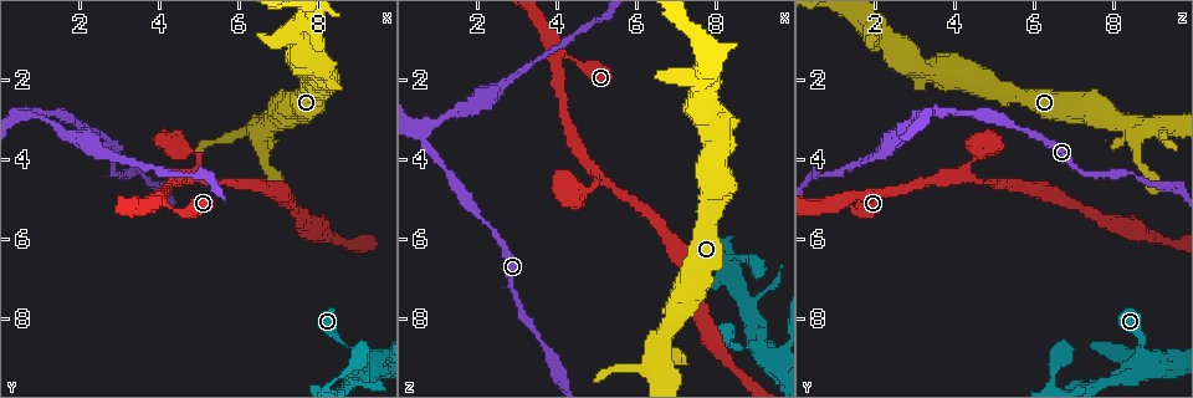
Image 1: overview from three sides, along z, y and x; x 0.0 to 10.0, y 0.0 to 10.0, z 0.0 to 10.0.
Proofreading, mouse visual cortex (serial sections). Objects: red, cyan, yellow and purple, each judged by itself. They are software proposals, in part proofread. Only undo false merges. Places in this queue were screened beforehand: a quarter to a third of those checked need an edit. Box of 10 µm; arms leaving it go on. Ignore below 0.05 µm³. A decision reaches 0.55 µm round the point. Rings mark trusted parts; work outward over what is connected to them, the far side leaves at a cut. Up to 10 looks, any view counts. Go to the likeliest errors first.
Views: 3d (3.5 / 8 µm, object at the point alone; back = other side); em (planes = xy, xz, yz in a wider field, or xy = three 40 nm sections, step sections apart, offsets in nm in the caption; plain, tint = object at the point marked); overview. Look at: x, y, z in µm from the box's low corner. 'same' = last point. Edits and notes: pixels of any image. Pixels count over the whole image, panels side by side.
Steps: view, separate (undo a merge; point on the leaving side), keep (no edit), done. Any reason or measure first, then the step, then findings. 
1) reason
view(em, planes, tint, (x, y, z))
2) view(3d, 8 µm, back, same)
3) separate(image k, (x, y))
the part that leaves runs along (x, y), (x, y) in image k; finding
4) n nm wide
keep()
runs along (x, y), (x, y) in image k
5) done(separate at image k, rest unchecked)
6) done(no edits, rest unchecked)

abrupt turn
view(3d, 3.5 µm, (4.10, 5.05, 1.35))

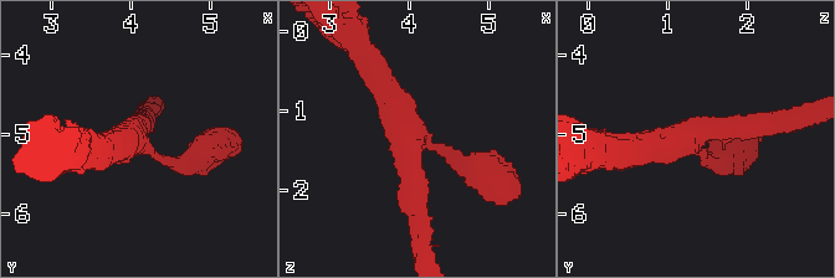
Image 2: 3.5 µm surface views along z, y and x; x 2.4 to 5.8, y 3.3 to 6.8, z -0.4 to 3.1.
need the tissue
view(em, xy, step 5, plain, (4.05, 5.05, 1.35))

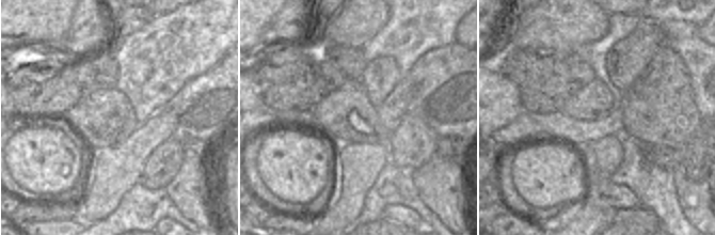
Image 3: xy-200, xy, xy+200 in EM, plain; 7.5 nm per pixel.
view(em, xy, step 5, tint, same)

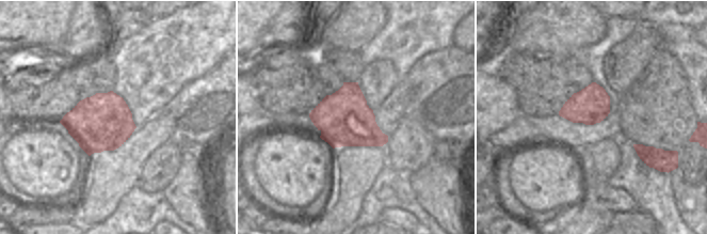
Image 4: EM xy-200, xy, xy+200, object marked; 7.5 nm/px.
arms of 300, 300, 350 nm
keep()
runs along (479, 173), (414, 134), (418, 214) in image 2; one cell here

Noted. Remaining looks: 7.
view(3d, 3.5 µm, (0.70, 2.75, 3.50))

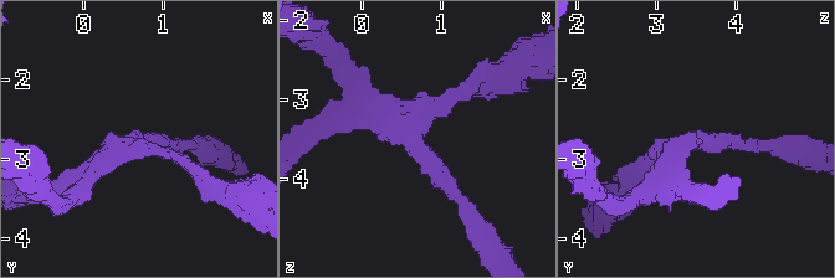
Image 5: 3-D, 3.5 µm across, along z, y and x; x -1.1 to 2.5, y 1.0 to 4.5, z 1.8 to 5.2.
3 arms; arms of 150, 200, 200 nm
view(em, xy, step 1, tint, (0.65, 2.80, 3.45))

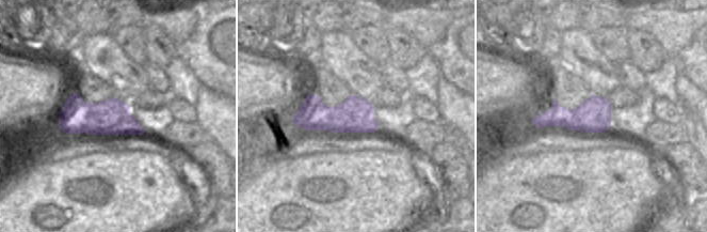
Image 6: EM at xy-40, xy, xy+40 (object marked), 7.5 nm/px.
separate(image 5, (671, 197))
the part that leaves runs along (413, 125), (424, 107), (501, 72) in image 5; a second cell is stuck on

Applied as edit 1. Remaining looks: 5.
view(overview)

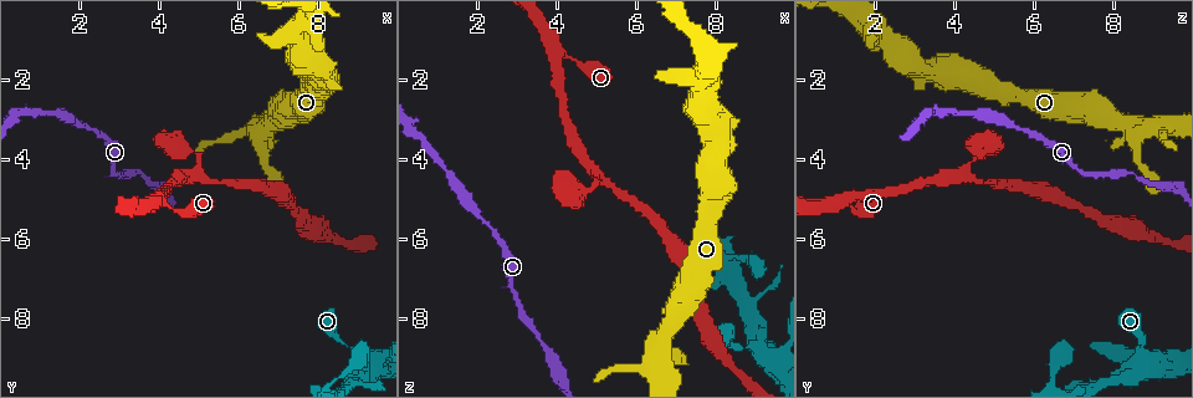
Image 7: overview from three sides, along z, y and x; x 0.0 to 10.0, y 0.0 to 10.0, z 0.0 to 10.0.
sharp bend
view(3d, 8 µm, (9.00, 8.95, 8.60))

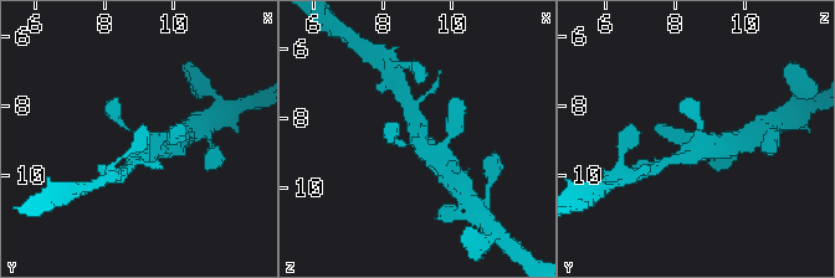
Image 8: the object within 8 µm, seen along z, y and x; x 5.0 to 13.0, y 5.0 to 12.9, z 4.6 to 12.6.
4 arms; arms of 200, 200, 300, 500 nm
view(em, xy, step 5, tint, same)

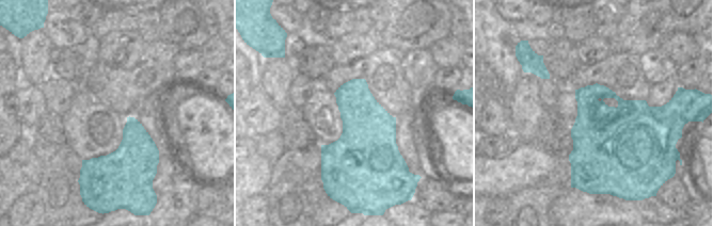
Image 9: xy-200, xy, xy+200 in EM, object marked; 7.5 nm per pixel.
keep()
runs along (700, 122), (700, 149), (672, 160) in image 8; one cell here

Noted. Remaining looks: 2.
view(3d, 3.5 µm, (8.10, 1.80, 3.30))

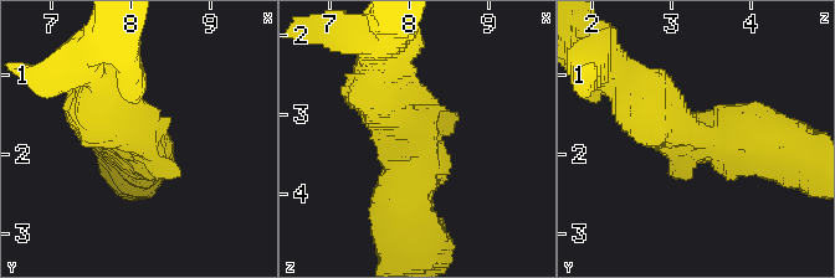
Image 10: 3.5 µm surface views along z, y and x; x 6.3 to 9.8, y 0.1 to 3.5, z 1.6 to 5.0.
view(em, xy, step 2, tint, (8.15, 1.80, 3.30))

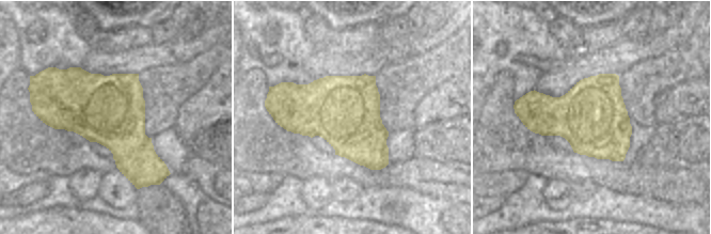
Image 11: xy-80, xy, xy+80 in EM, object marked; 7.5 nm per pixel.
keep()
runs along (775, 143), (696, 139), (638, 97) in image 10; all the same cell

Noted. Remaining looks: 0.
done(separate at image 5, rest unchecked)

